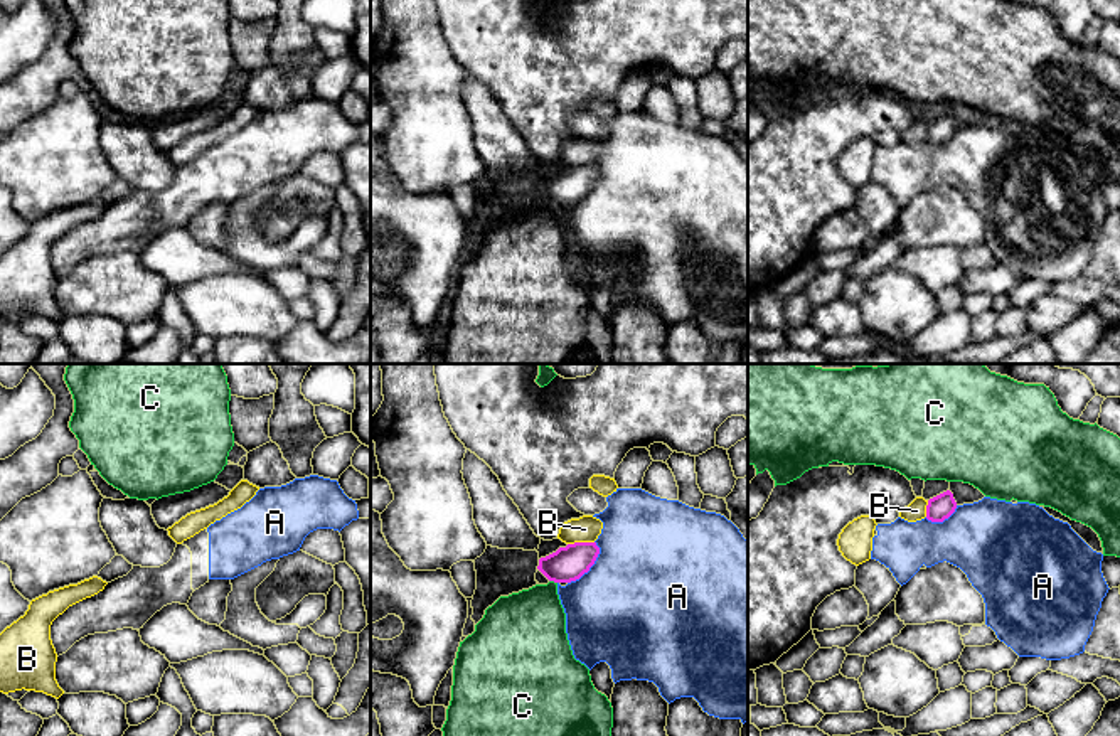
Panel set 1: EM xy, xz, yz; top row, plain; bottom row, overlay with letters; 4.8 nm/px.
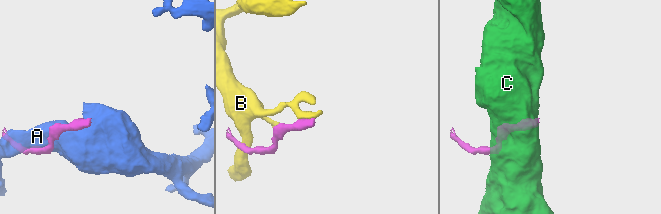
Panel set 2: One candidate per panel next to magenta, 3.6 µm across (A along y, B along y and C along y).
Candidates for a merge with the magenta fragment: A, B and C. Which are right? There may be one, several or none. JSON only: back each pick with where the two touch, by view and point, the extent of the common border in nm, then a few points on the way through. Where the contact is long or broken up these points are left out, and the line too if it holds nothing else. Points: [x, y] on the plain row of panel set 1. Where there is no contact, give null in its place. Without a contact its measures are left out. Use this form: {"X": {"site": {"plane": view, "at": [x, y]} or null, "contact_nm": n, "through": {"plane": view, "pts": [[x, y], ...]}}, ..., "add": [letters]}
{"add": []}

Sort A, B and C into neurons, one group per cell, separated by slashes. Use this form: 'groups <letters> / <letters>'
groups A / B / C

